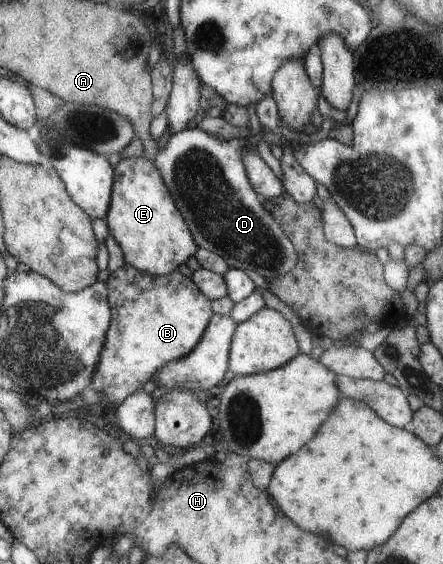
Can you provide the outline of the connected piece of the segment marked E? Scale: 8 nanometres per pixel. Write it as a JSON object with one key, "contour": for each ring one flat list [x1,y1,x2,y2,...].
{"contour":[[144,156,122,158,115,166,114,188,110,194,109,208,107,208,106,228,122,250,124,262,134,266,137,270,149,273,150,276,166,275,178,268,196,252,197,242,191,234,190,227,175,206,158,167]]}

